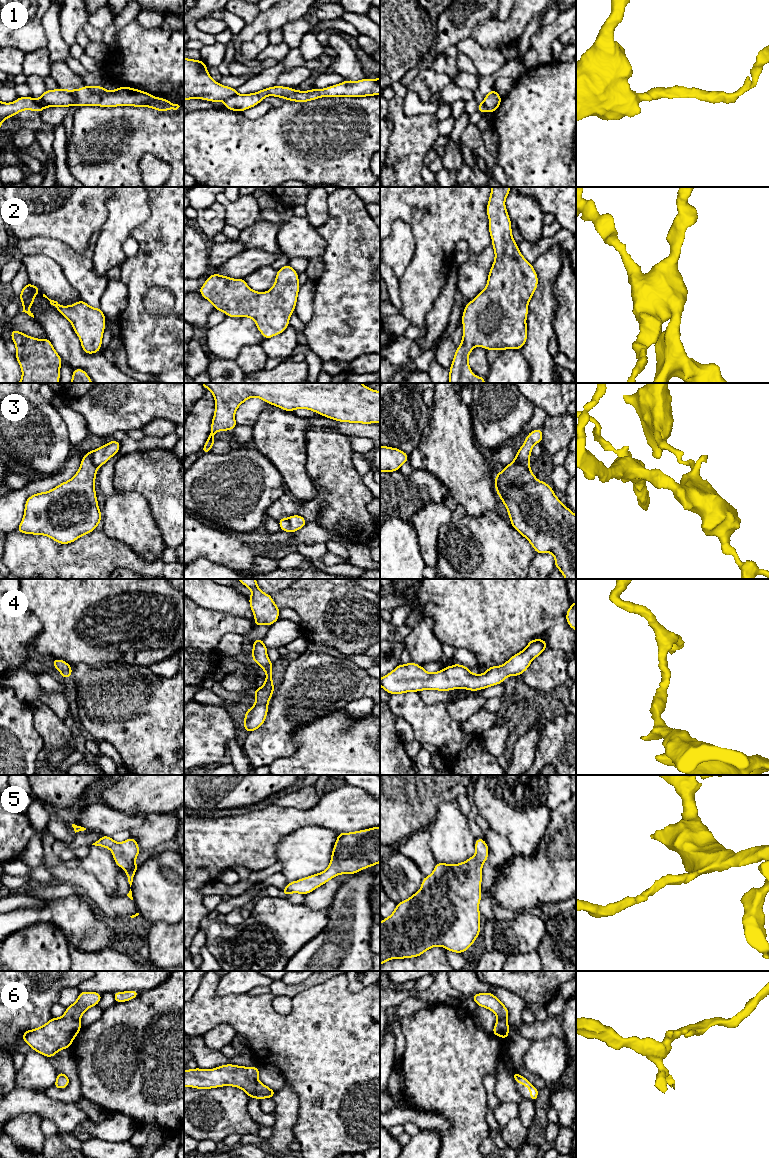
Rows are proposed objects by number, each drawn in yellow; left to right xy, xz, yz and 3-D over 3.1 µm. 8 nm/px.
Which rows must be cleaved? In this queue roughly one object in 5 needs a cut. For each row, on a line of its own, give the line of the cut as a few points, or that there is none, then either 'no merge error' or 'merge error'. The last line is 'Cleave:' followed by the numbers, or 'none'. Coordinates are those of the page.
1: xz (237, 94), (234, 94), (225, 101) | merge error
2: no cut | no merge error
3: yz (522, 459), (521, 463), (528, 469) | merge error
4: no cut | no merge error
5: no cut | no merge error
6: no cut | no merge error
Cleave: 1, 3

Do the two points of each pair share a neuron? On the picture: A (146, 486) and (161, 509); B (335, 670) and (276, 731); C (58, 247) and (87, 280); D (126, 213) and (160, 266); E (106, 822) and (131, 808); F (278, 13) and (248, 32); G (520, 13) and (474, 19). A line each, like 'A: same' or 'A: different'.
A: same
B: same
C: same
D: different
E: different
F: same
G: same

